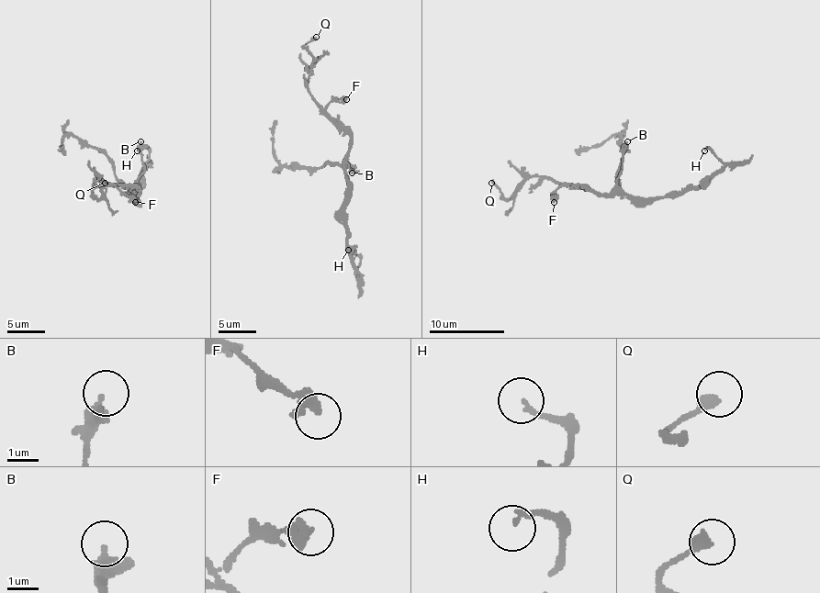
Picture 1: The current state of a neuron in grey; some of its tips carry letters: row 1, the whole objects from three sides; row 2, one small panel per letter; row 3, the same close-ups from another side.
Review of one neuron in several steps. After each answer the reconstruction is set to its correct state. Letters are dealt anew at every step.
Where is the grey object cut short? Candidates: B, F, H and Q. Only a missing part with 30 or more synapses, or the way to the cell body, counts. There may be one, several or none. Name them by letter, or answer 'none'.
none

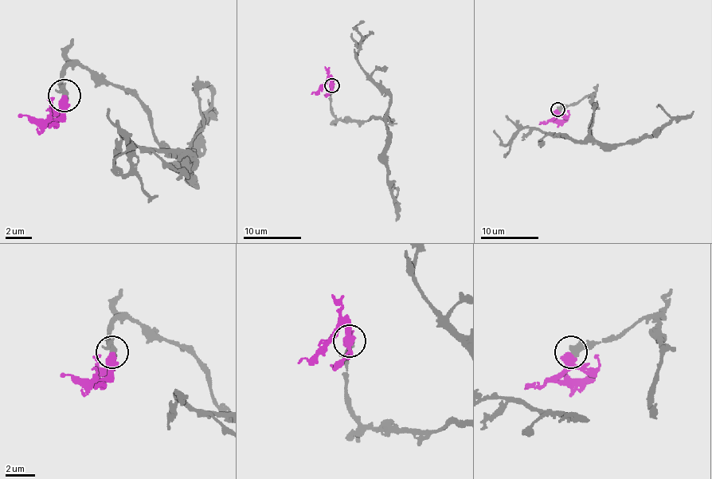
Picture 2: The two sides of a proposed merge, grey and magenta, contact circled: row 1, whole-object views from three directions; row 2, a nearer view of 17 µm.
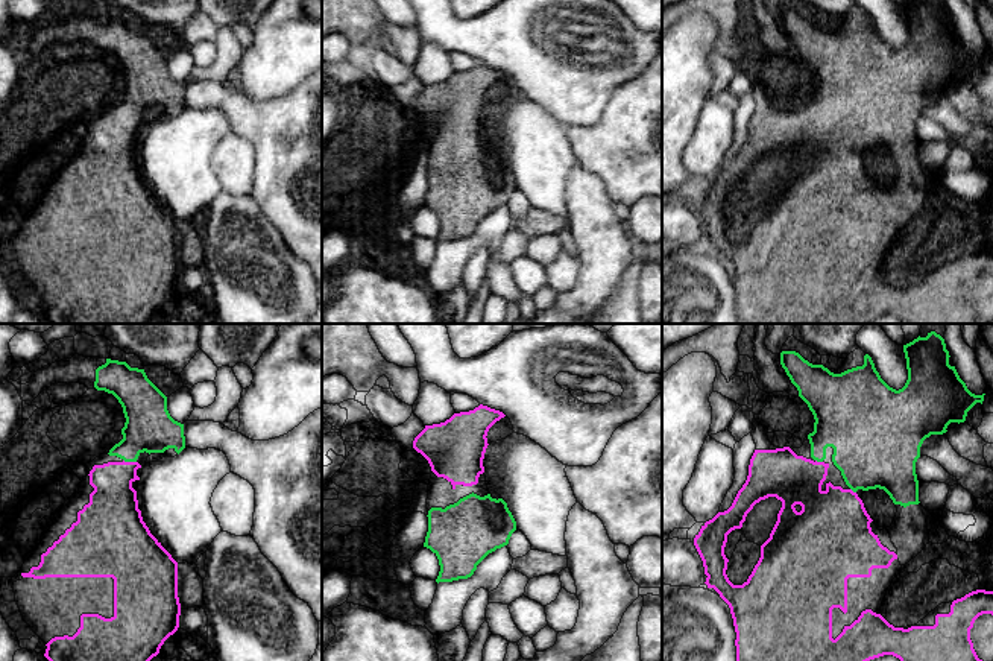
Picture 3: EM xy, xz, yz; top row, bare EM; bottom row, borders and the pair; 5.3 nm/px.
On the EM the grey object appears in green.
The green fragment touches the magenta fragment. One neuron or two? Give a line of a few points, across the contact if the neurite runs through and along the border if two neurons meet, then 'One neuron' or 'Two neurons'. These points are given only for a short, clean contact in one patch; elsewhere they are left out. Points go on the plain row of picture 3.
Line: xy (149, 87), (129, 107), (129, 120), (113, 142), (113, 164). One neuron

